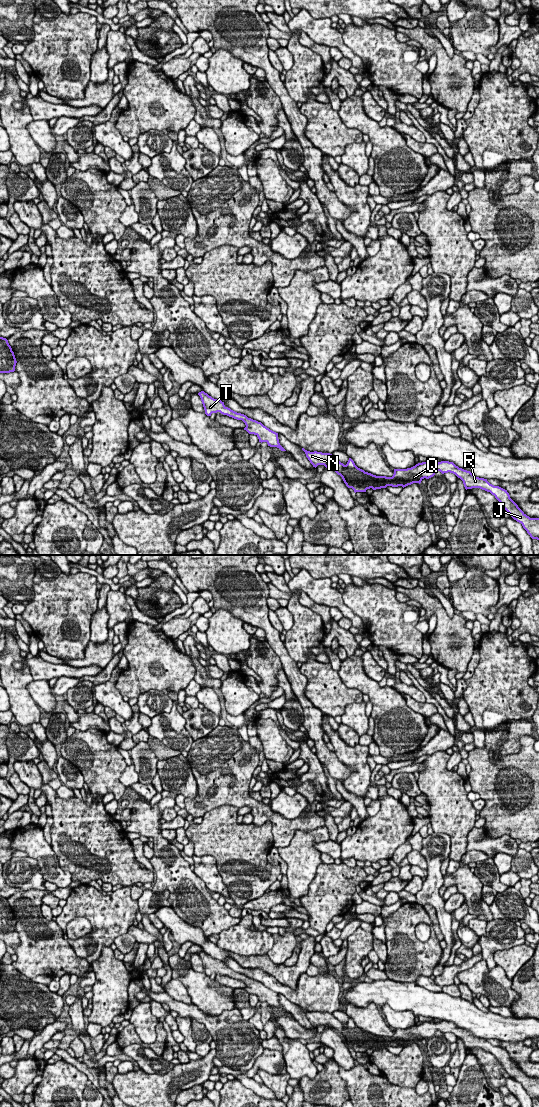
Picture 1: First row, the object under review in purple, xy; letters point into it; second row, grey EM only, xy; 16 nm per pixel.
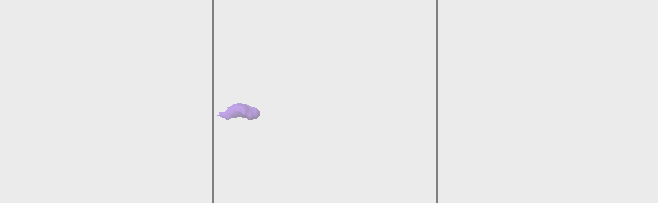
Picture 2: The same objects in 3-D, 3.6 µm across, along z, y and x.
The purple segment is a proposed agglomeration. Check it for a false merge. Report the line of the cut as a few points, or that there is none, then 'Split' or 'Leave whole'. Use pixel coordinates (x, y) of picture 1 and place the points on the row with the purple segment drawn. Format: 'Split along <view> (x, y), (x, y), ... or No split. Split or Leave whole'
No split. Leave whole

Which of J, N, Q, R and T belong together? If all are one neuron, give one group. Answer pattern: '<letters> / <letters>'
J N Q R T

